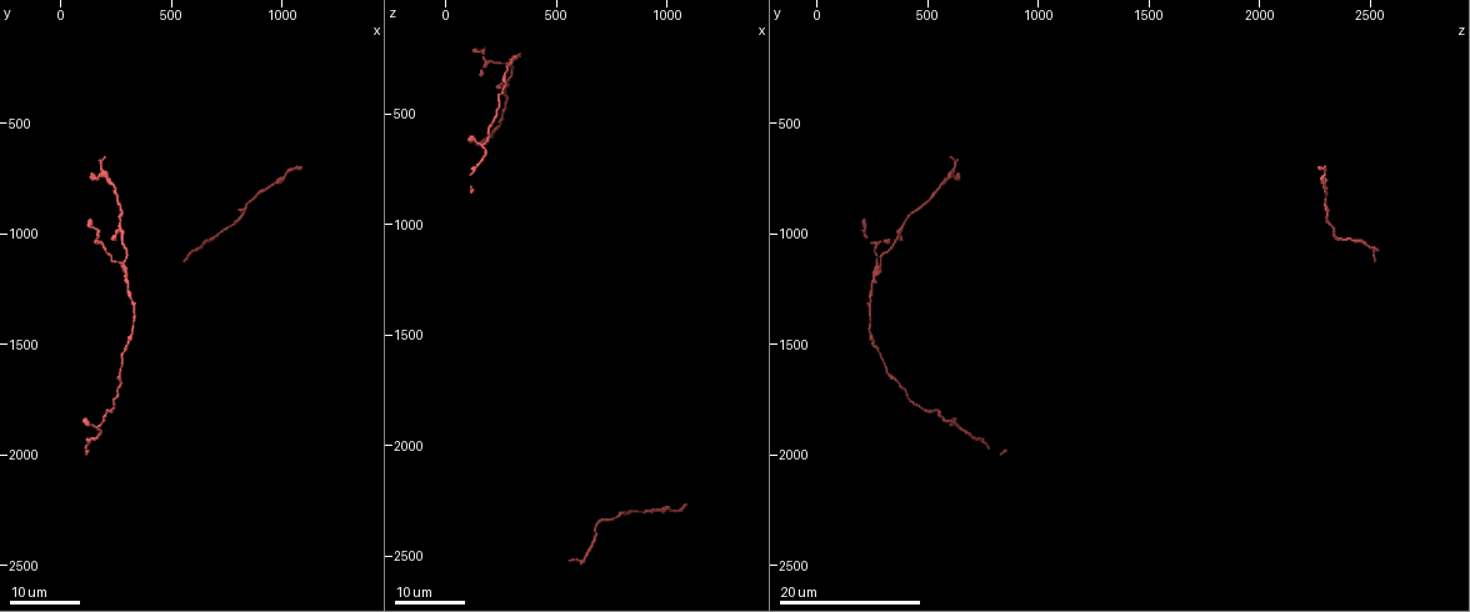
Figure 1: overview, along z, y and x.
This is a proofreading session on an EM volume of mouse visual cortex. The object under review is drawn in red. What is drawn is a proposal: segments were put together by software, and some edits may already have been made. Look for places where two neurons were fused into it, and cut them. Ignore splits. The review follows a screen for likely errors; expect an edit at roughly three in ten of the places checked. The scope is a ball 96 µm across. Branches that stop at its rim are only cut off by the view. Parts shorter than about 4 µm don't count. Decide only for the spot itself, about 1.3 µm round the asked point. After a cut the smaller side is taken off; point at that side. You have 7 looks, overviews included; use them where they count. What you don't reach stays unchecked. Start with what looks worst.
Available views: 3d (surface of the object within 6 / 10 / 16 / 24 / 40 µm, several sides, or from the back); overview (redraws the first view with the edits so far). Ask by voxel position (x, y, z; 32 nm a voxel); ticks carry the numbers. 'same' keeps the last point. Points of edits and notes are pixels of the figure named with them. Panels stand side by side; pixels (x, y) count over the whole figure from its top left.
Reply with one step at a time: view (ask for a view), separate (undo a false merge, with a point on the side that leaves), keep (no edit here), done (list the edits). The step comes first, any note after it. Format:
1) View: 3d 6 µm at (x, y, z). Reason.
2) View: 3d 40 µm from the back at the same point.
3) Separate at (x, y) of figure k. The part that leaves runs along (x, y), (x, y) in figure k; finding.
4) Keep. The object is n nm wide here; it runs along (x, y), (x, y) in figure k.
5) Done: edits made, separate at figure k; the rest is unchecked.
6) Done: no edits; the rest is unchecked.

View: 3d 24 µm at (280, 1130, 270). Arms part here.

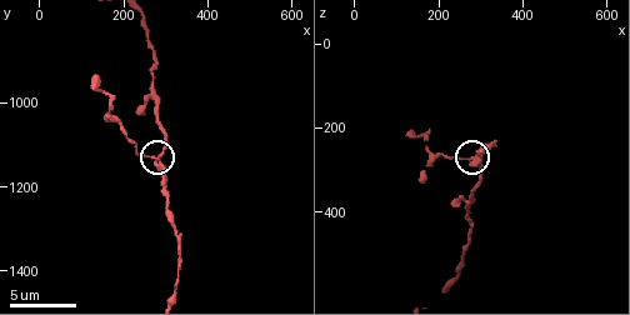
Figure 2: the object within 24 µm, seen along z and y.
View: 3d 10 µm at (270, 1135, 265).

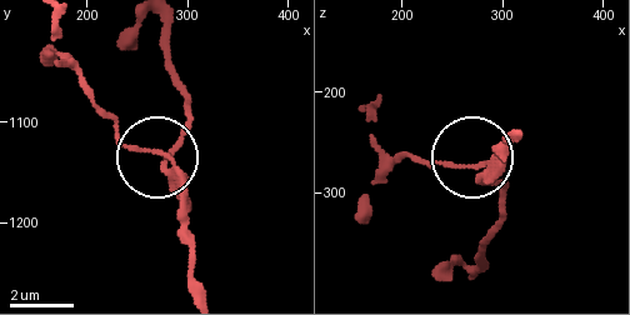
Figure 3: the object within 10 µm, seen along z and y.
Separate at (185, 130) of figure 3. 3 arms meet here; a second neuron is stuck on.

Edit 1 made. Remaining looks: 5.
View: 3d 16 µm at (840, 870, 2310).

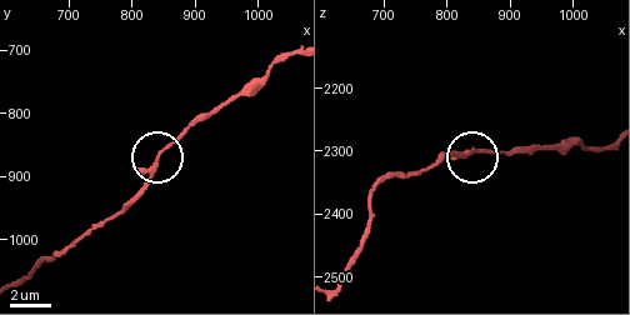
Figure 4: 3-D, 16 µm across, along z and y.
View: 3d 6 µm at (840, 880, 2300). Closer look.

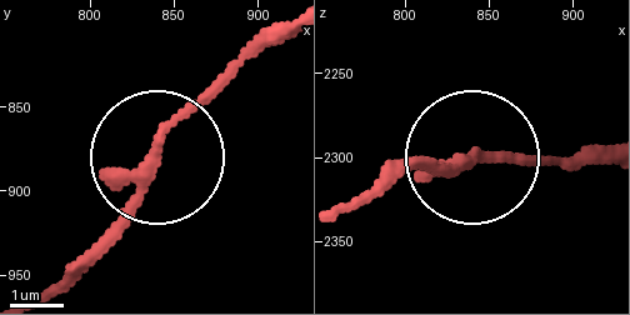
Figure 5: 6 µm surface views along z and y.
Keep. Continuous, no second neuron.

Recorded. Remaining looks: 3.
View: overview.

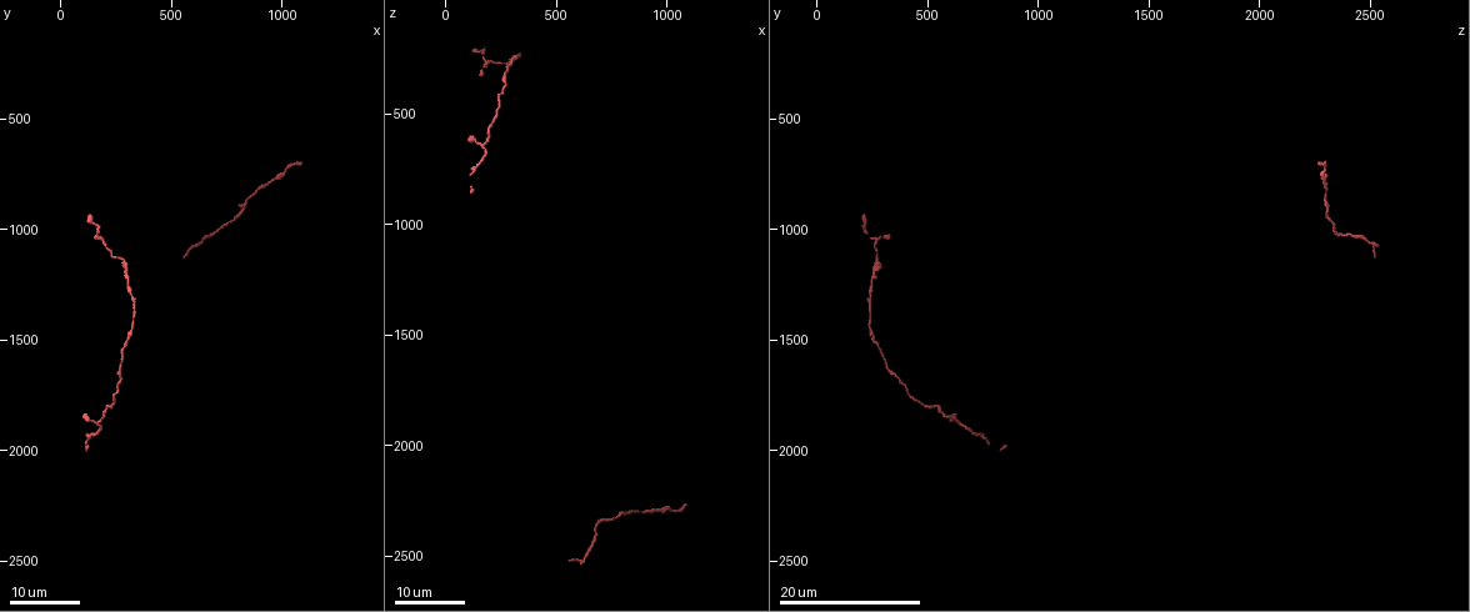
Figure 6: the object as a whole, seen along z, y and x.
View: 3d 16 µm at (950, 780, 2290).

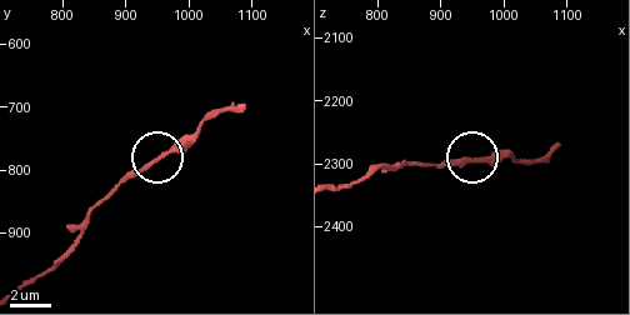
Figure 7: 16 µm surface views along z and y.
View: 3d 6 µm at (955, 780, 2295).

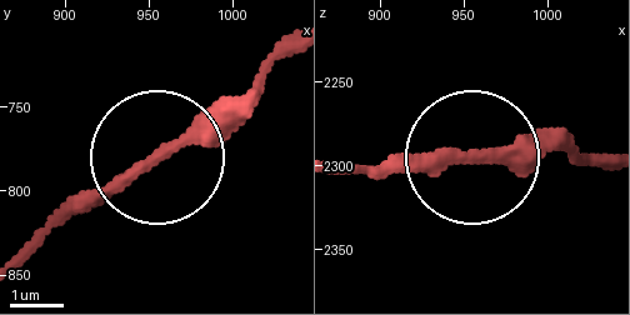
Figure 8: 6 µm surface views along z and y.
Keep. The object is 240 nm wide here; all the same neuron.

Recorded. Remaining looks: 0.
Done: edits made, separate at figure 3; the rest is unchecked.

